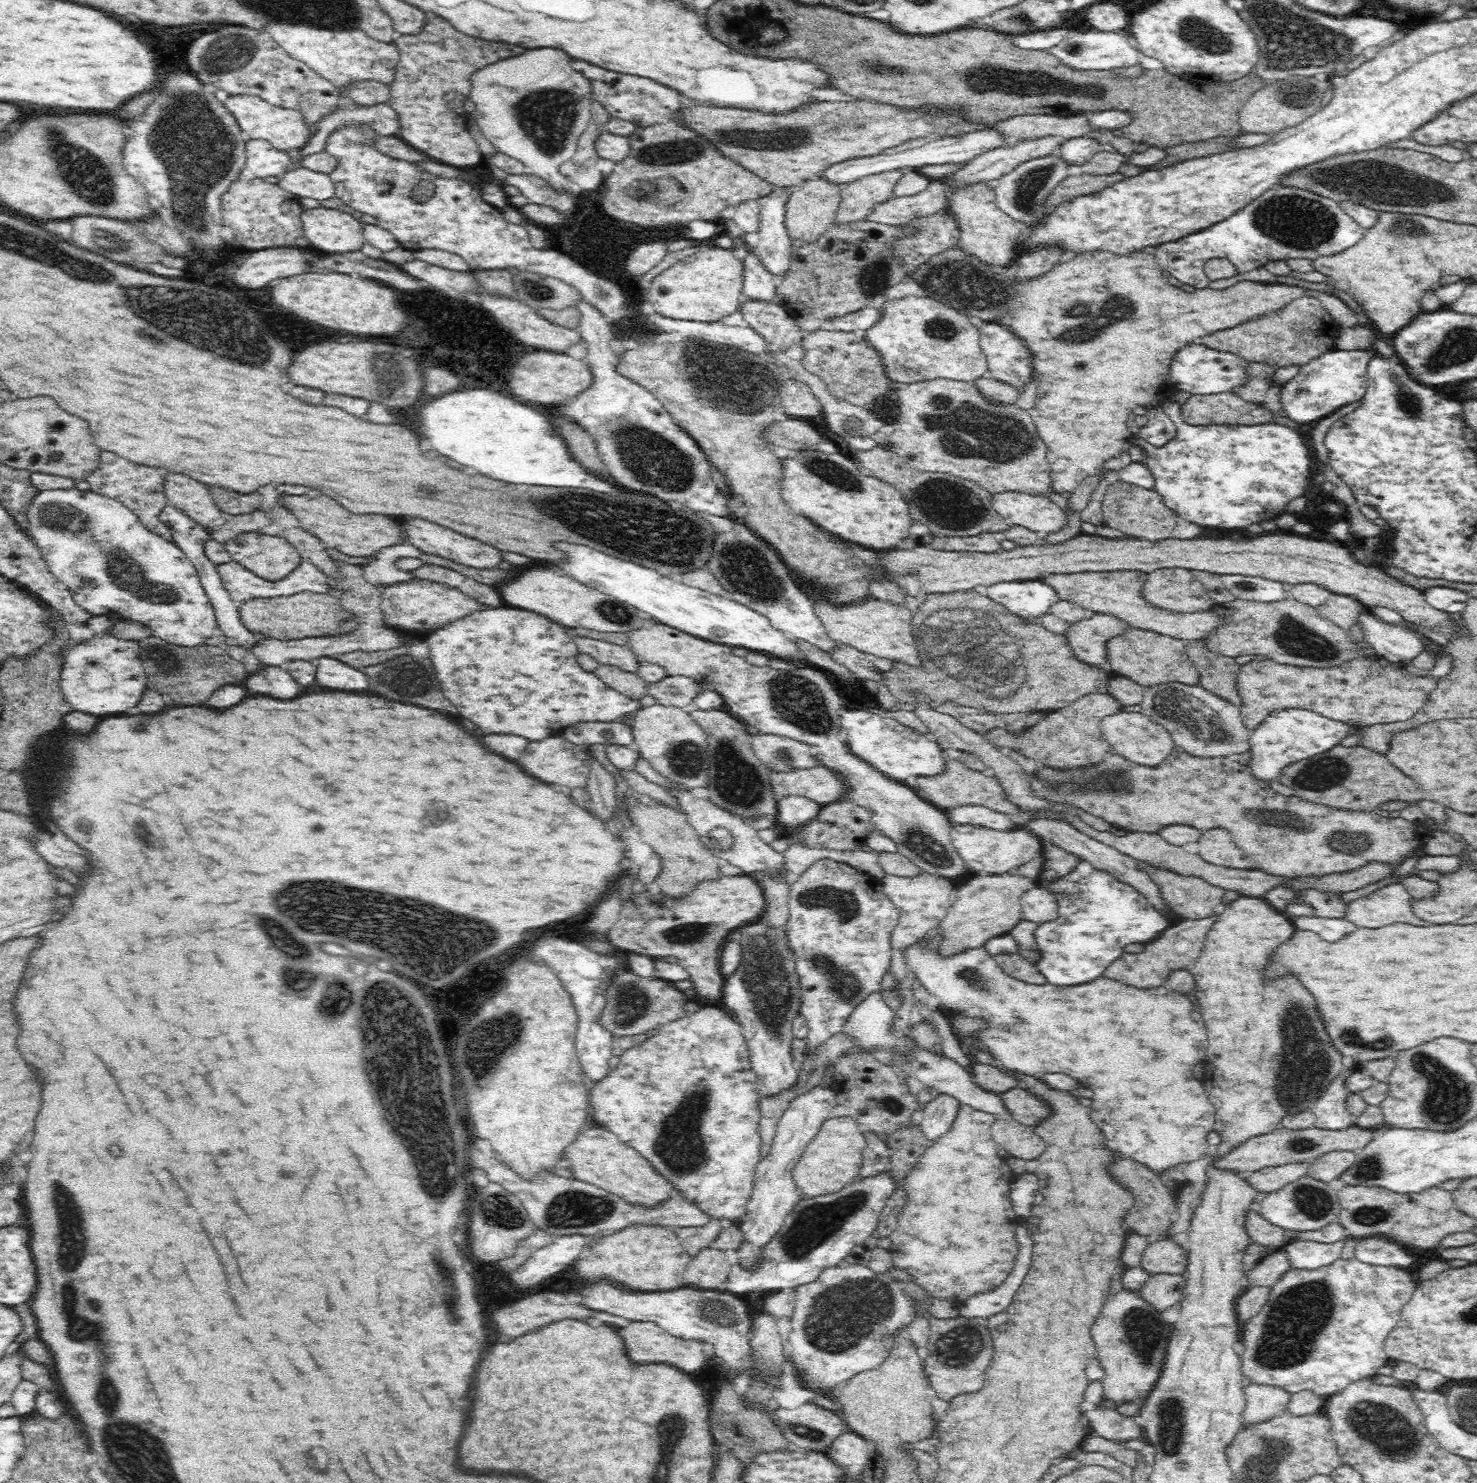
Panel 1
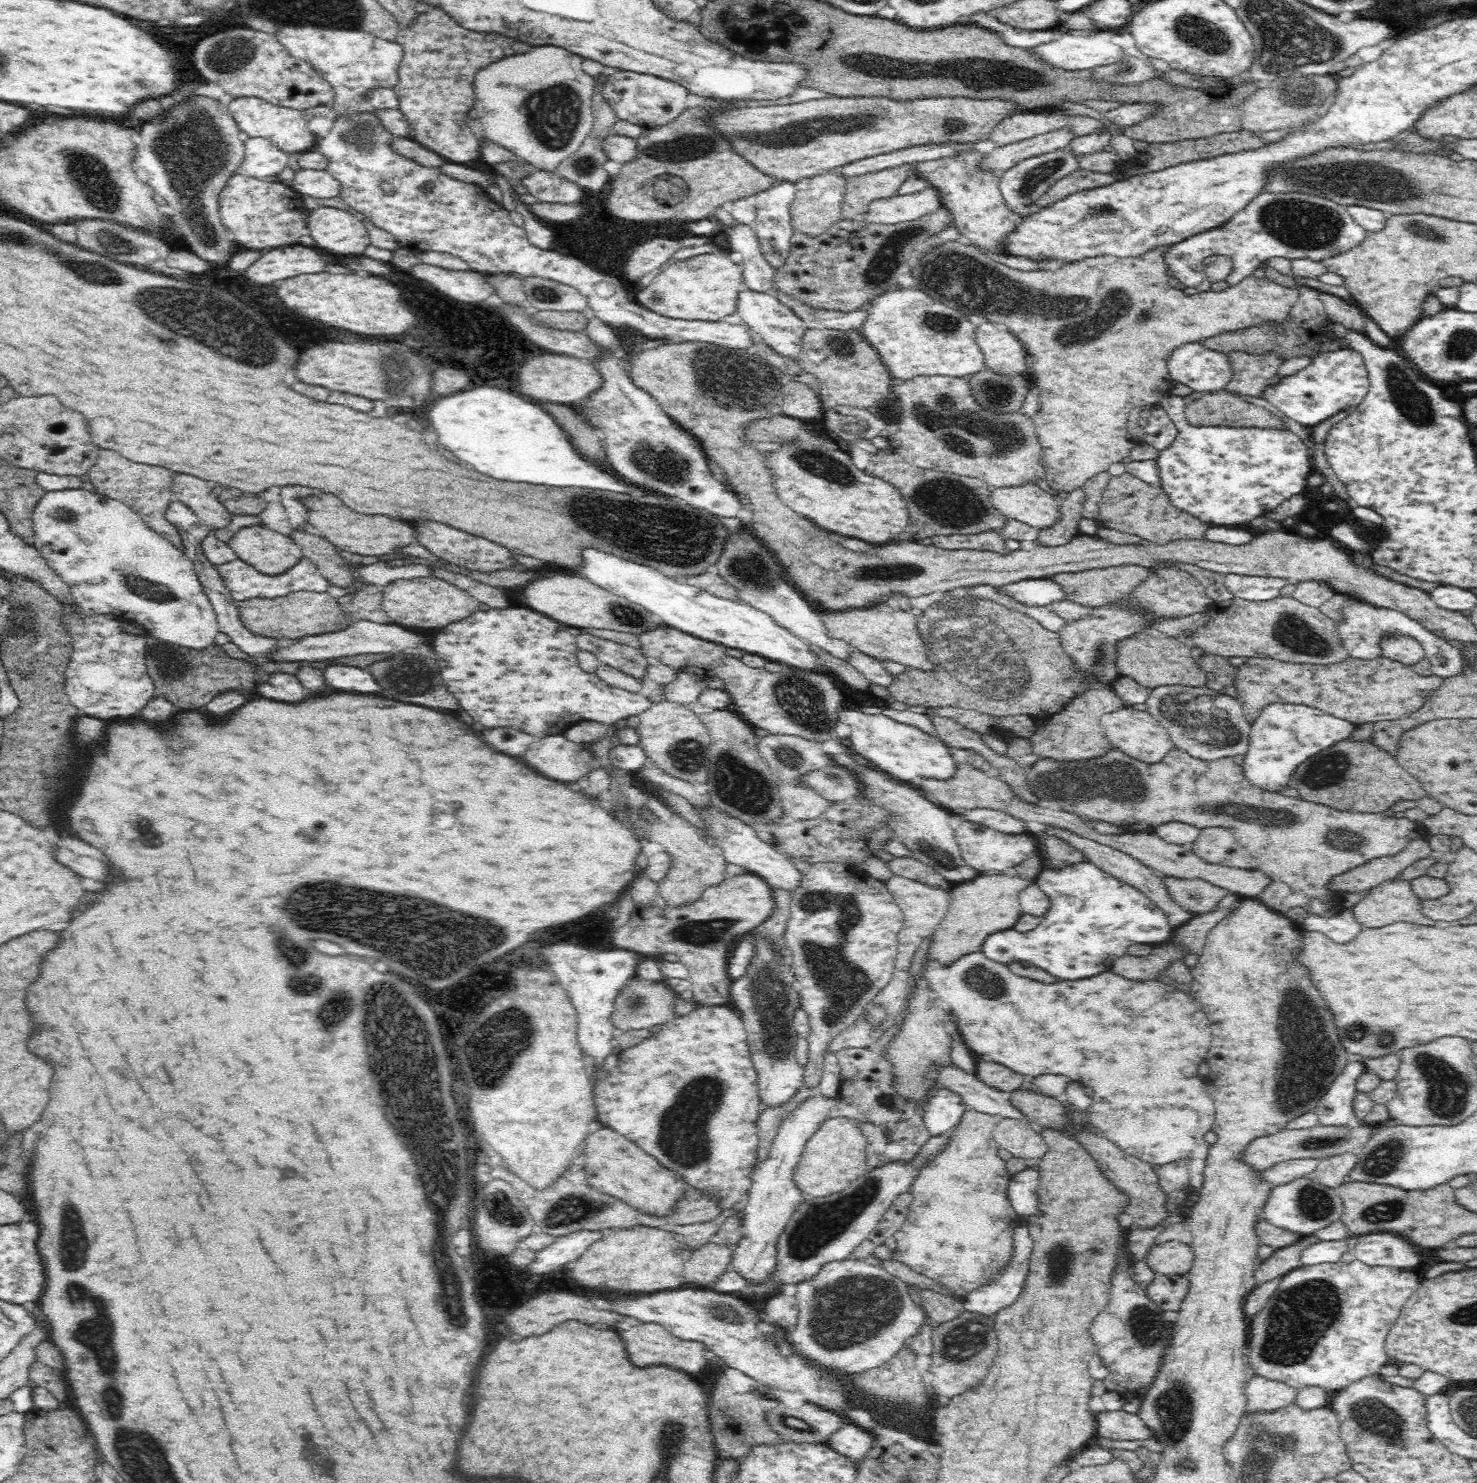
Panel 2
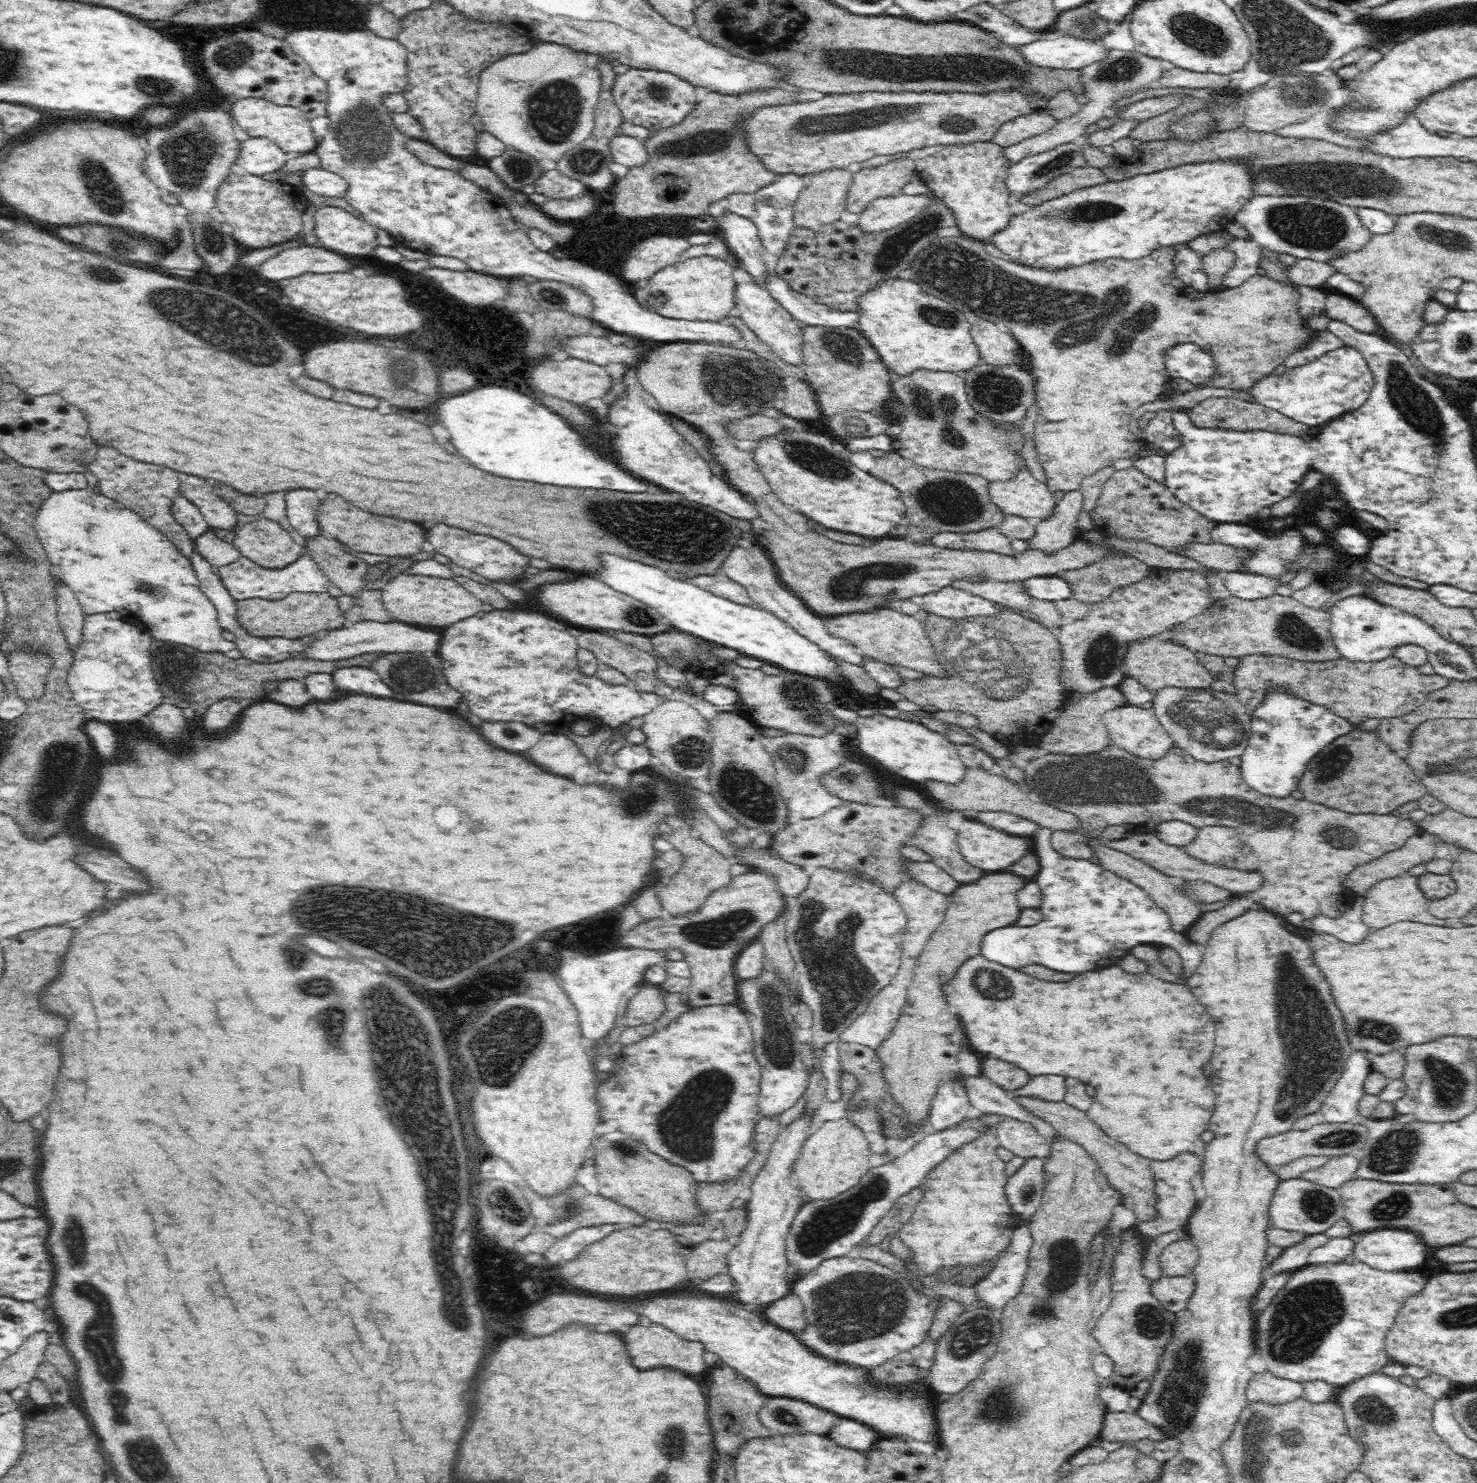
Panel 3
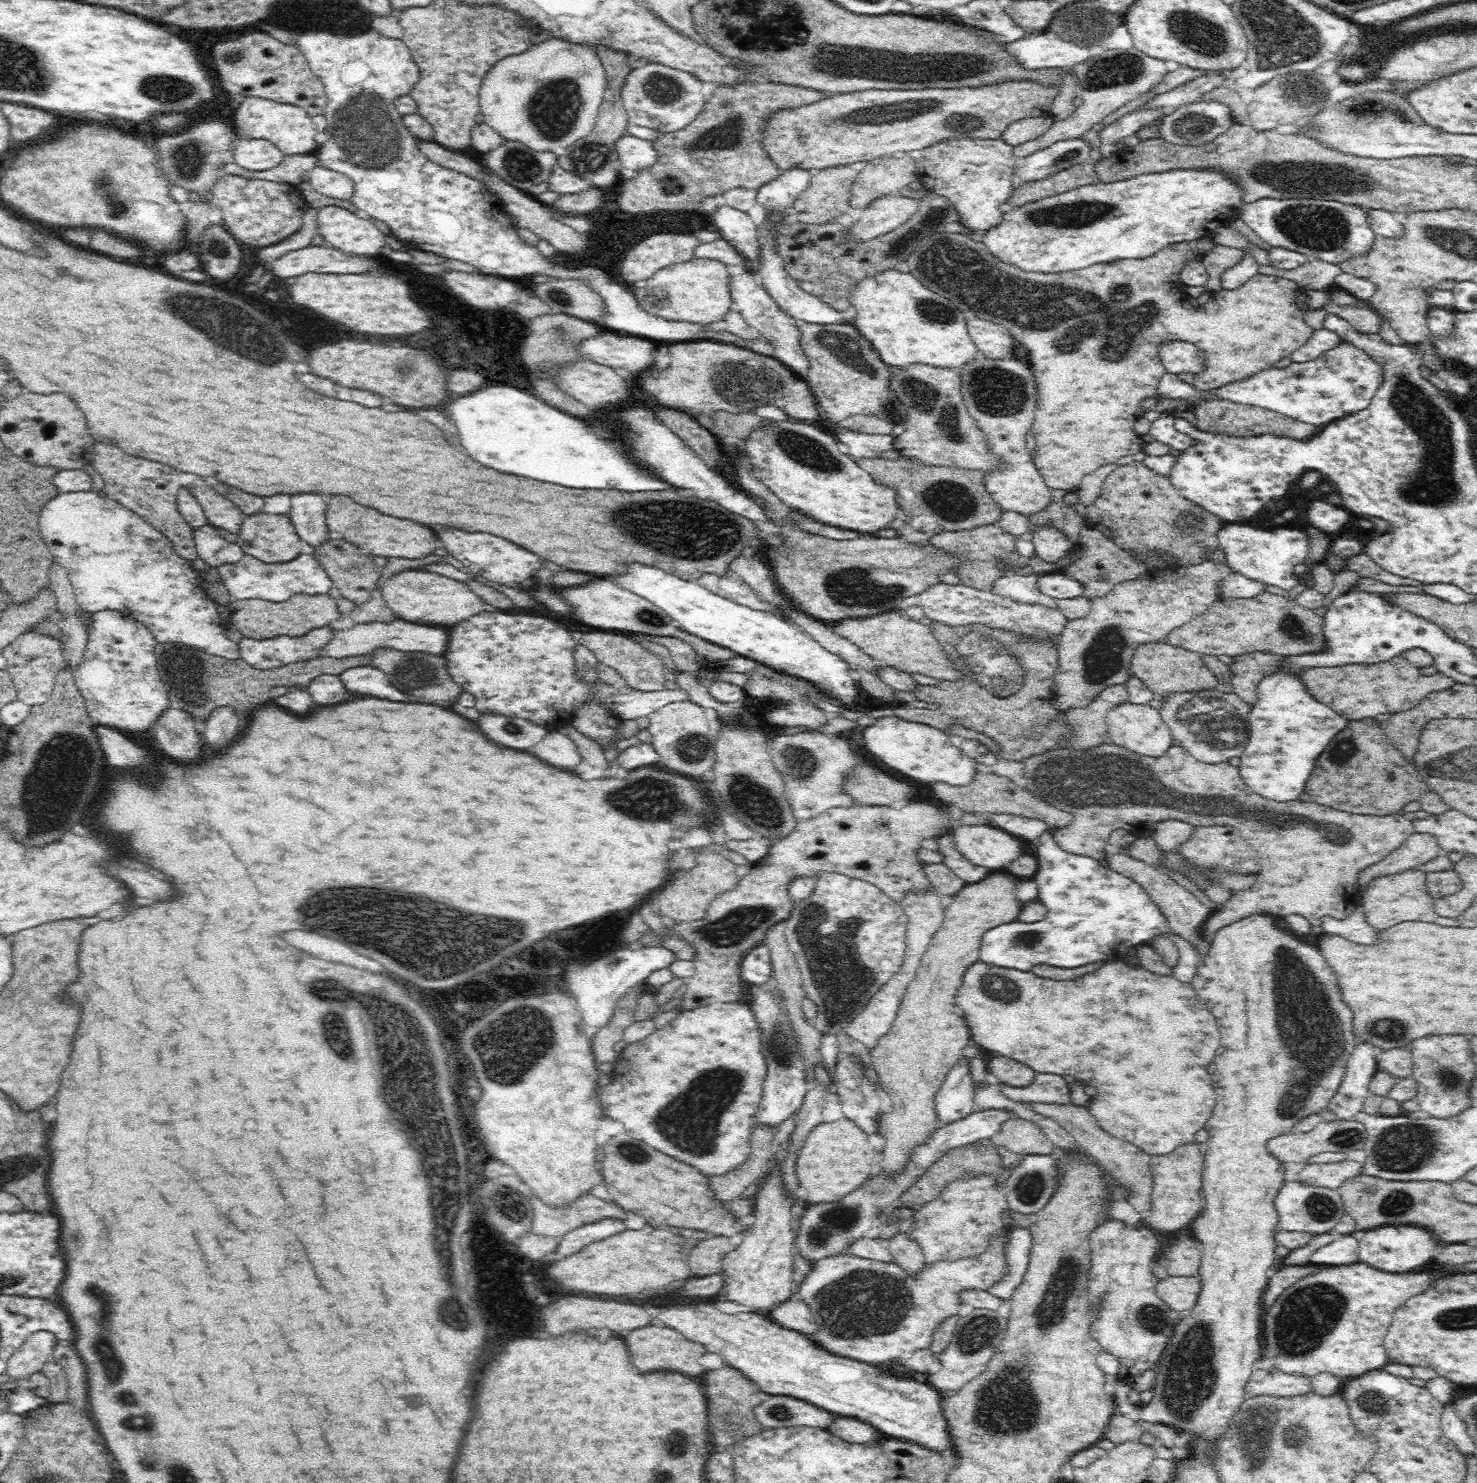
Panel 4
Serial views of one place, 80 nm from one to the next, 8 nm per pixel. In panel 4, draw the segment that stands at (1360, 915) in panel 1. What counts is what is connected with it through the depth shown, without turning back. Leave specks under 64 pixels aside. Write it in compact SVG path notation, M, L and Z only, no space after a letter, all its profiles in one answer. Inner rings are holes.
M1419 868L1392 874L1392 876L1380 876L1370 882L1370 886L1360 893L1360 906L1366 908L1366 922L1374 928L1386 928L1390 924L1396 924L1400 921L1424 921L1440 926L1458 926L1458 922L1450 918L1440 918L1433 909L1434 899L1428 894L1425 883L1426 872Z

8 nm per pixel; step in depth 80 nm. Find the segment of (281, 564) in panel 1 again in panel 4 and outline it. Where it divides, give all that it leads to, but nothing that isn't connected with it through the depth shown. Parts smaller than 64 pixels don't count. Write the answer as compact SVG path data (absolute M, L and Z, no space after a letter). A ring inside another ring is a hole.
M286 514L248 515L237 534L242 552L264 564L284 564L302 554L302 540Z

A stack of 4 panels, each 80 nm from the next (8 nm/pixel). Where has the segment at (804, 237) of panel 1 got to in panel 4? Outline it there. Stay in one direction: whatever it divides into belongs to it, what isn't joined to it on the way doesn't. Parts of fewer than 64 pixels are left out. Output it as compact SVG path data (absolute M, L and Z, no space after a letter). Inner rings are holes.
M848 165L816 171L806 190L795 199L791 212L798 223L826 225L850 211L849 190L857 174Z

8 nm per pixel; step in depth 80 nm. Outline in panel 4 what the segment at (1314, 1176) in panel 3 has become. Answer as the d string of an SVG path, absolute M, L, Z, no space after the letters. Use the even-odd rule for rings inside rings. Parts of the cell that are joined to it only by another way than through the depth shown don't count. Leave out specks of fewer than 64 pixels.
M1348 1159L1329 1164L1306 1165L1299 1173L1299 1180L1338 1190L1345 1180L1360 1175L1361 1166L1363 1165Z

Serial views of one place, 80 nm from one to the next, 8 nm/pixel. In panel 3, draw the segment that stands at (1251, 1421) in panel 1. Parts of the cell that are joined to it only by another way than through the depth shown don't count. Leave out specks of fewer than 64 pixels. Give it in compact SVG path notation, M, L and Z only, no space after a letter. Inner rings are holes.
M1262 1373L1253 1374L1253 1377L1246 1388L1248 1404L1261 1402L1268 1406L1286 1404L1302 1397L1304 1386L1297 1382L1278 1378L1274 1374Z

